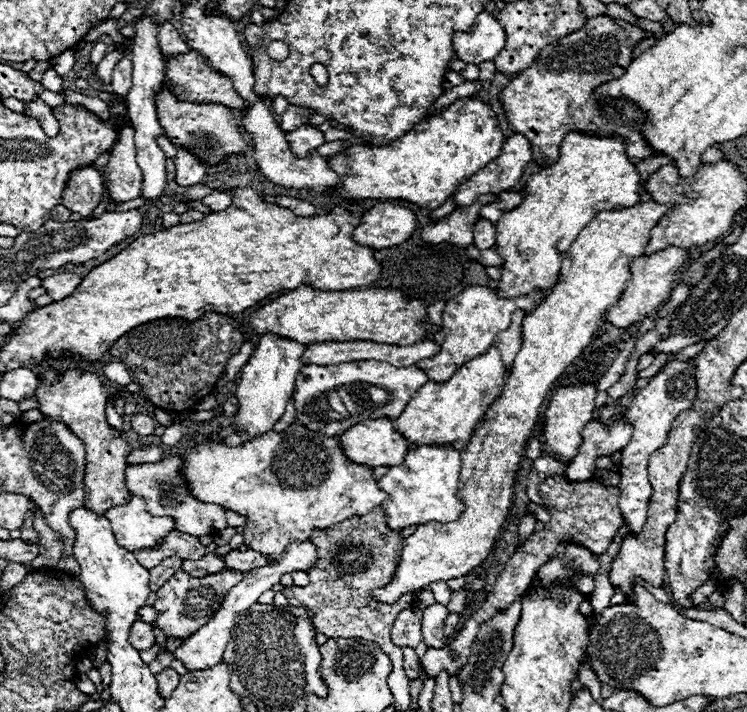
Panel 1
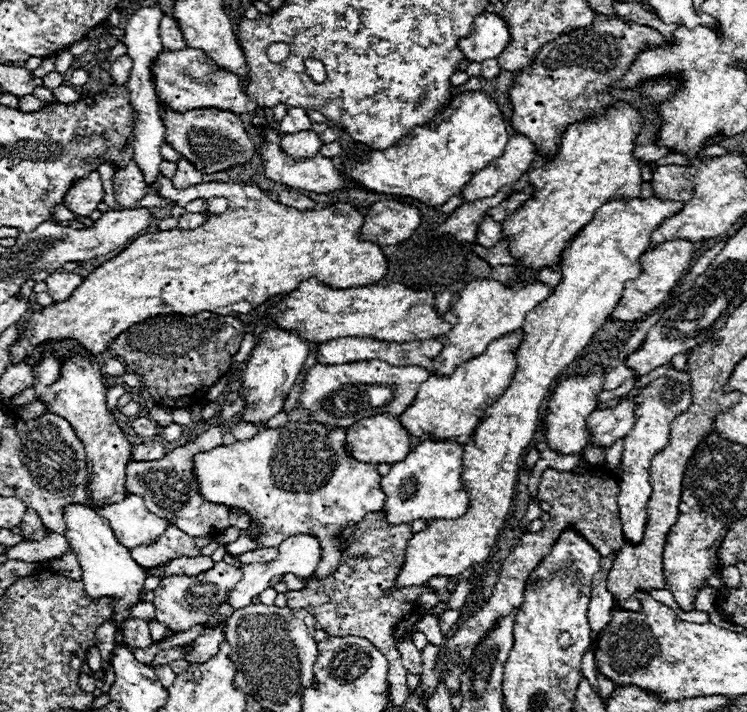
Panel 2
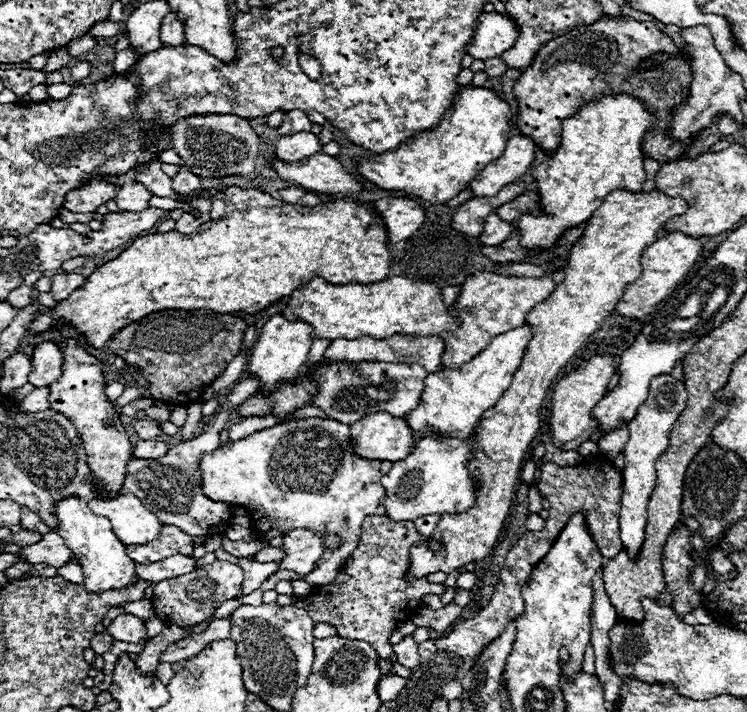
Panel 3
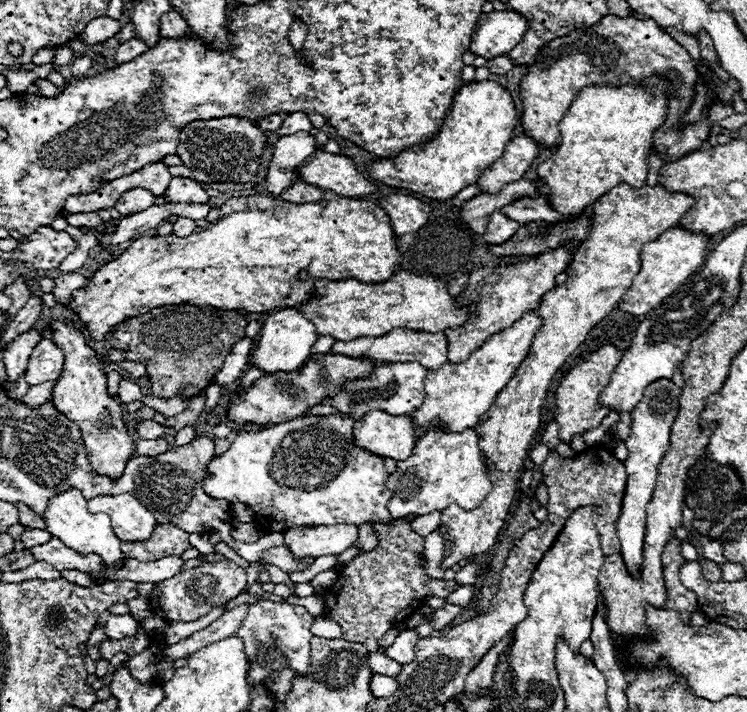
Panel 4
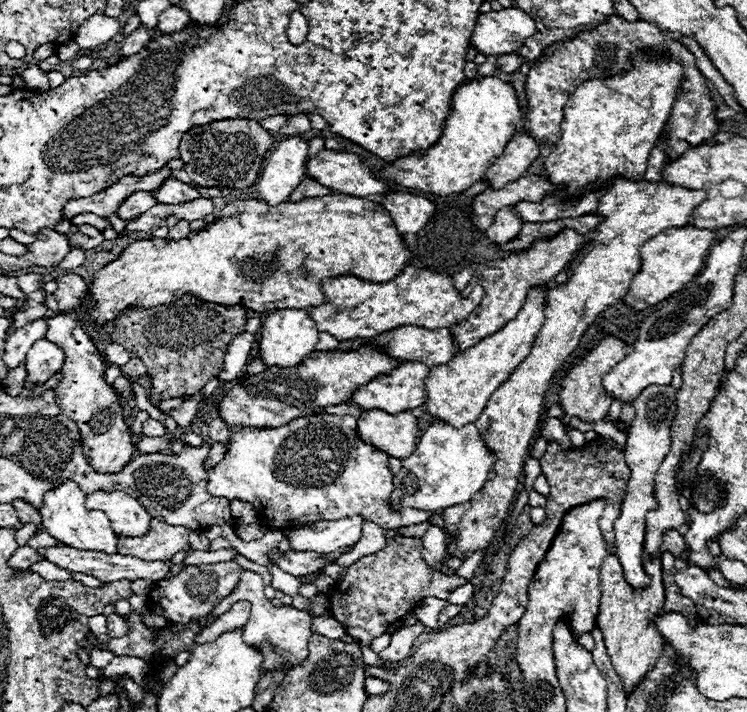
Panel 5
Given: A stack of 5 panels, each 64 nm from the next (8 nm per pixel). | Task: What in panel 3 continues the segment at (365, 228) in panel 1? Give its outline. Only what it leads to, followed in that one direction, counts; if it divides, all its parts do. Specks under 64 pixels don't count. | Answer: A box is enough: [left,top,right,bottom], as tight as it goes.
[374,198,426,242]

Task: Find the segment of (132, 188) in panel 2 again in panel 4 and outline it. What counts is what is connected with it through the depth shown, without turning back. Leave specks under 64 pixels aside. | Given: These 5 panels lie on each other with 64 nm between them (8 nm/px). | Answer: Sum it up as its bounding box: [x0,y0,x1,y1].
[116,188,154,216]

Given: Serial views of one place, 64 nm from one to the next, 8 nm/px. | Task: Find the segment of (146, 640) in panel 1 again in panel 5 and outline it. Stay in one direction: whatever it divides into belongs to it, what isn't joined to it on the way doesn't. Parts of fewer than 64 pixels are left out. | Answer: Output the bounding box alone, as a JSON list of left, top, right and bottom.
[106,614,126,638]

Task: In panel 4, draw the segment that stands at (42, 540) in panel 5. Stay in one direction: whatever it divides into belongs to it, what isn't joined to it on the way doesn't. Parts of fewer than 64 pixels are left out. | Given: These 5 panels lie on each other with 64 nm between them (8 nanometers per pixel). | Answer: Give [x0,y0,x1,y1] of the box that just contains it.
[22,530,50,548]

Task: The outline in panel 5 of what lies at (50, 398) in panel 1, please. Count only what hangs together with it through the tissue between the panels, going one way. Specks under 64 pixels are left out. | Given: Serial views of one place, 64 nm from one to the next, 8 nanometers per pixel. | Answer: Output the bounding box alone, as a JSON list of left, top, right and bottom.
[46,312,134,474]

